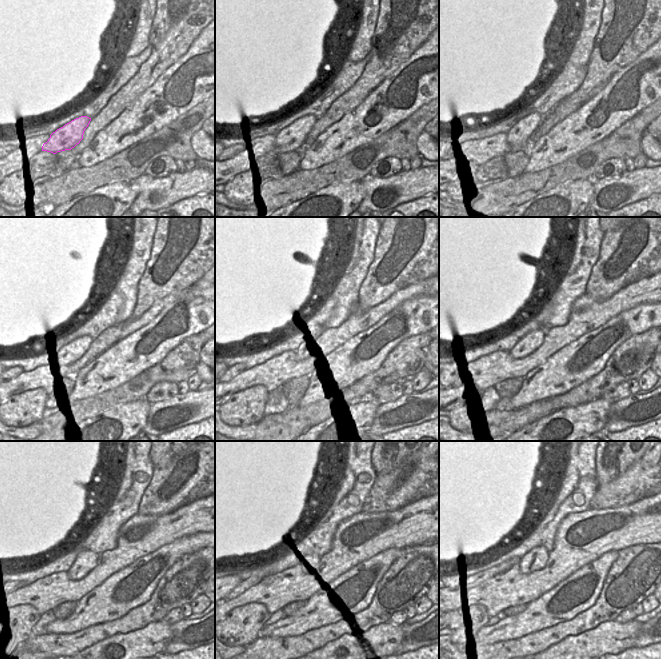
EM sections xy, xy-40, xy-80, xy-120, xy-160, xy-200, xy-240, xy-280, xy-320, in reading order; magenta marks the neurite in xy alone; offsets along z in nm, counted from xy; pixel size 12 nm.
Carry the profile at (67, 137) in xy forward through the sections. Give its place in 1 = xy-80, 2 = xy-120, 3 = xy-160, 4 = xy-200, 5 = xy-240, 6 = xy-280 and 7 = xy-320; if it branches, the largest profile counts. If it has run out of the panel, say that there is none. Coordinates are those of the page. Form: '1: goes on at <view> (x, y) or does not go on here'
1: goes on at xy-80 (519, 134)
2: goes on at xy-120 (76, 349)
3: goes on at xy-160 (308, 342)
4: goes on at xy-200 (532, 341)
5: goes on at xy-240 (86, 561)
6: goes on at xy-280 (310, 561)
7: goes on at xy-320 (535, 560)

